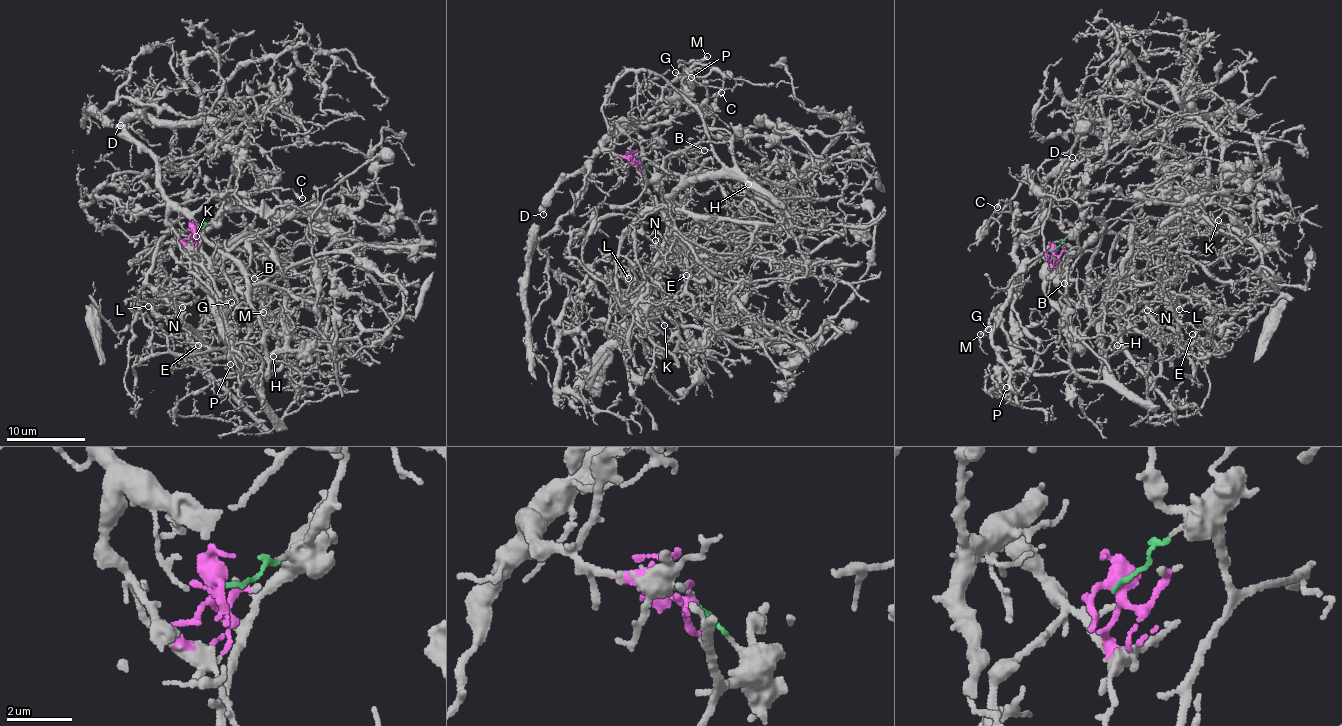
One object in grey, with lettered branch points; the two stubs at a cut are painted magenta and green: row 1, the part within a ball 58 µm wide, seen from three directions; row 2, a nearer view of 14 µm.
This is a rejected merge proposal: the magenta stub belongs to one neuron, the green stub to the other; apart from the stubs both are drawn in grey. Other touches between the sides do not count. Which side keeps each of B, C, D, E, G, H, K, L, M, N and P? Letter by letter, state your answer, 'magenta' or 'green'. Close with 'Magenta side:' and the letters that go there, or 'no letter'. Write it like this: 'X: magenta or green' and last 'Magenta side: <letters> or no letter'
B: green
C: magenta
D: magenta
E: green
G: magenta
H: green
K: green
L: green
M: magenta
N: green
P: magenta
Magenta side: C, D, G, M, P

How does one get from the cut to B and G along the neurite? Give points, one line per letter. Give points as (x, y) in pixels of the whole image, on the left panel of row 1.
B: (195, 230), (208, 223), (210, 227), (203, 233), (195, 255), (196, 269), (209, 274), (237, 271), (253, 278)
G: (195, 230), (186, 238), (178, 238), (167, 220), (173, 208), (237, 265), (245, 279), (248, 300), (232, 302)

